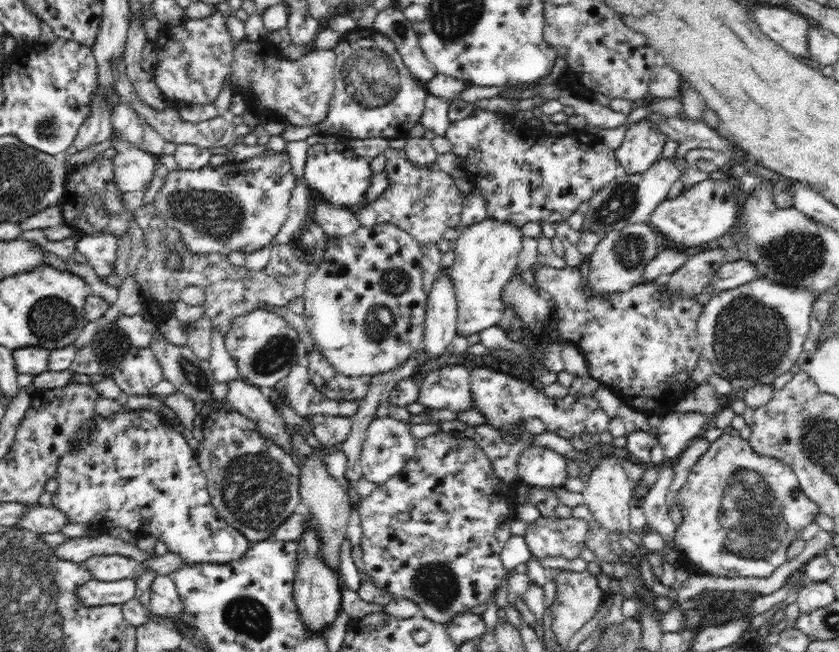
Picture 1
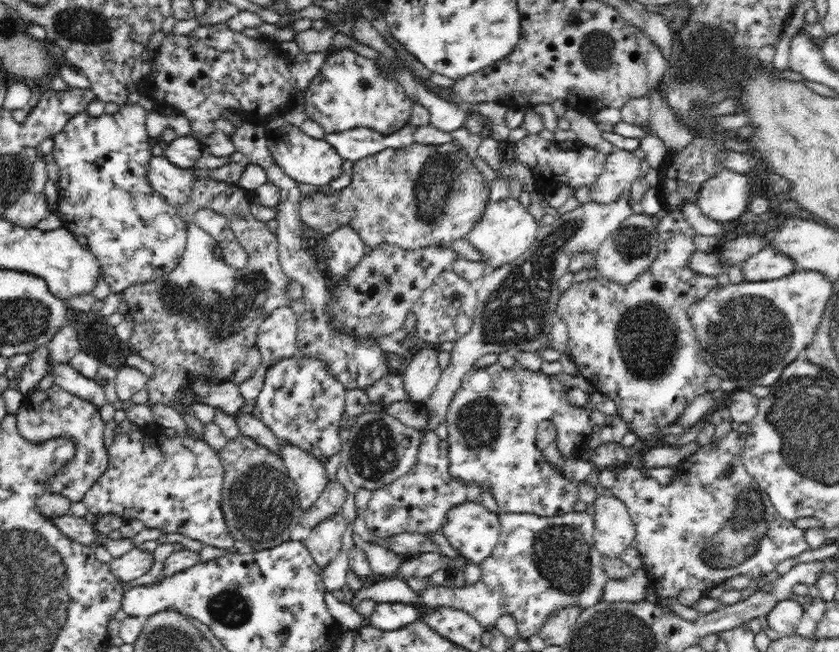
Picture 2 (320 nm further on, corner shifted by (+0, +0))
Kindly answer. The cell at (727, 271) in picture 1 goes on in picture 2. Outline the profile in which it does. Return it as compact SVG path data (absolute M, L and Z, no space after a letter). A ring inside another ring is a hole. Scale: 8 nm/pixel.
M775 245L760 249L754 256L738 266L744 281L762 282L788 276L796 270L794 261L776 248Z

